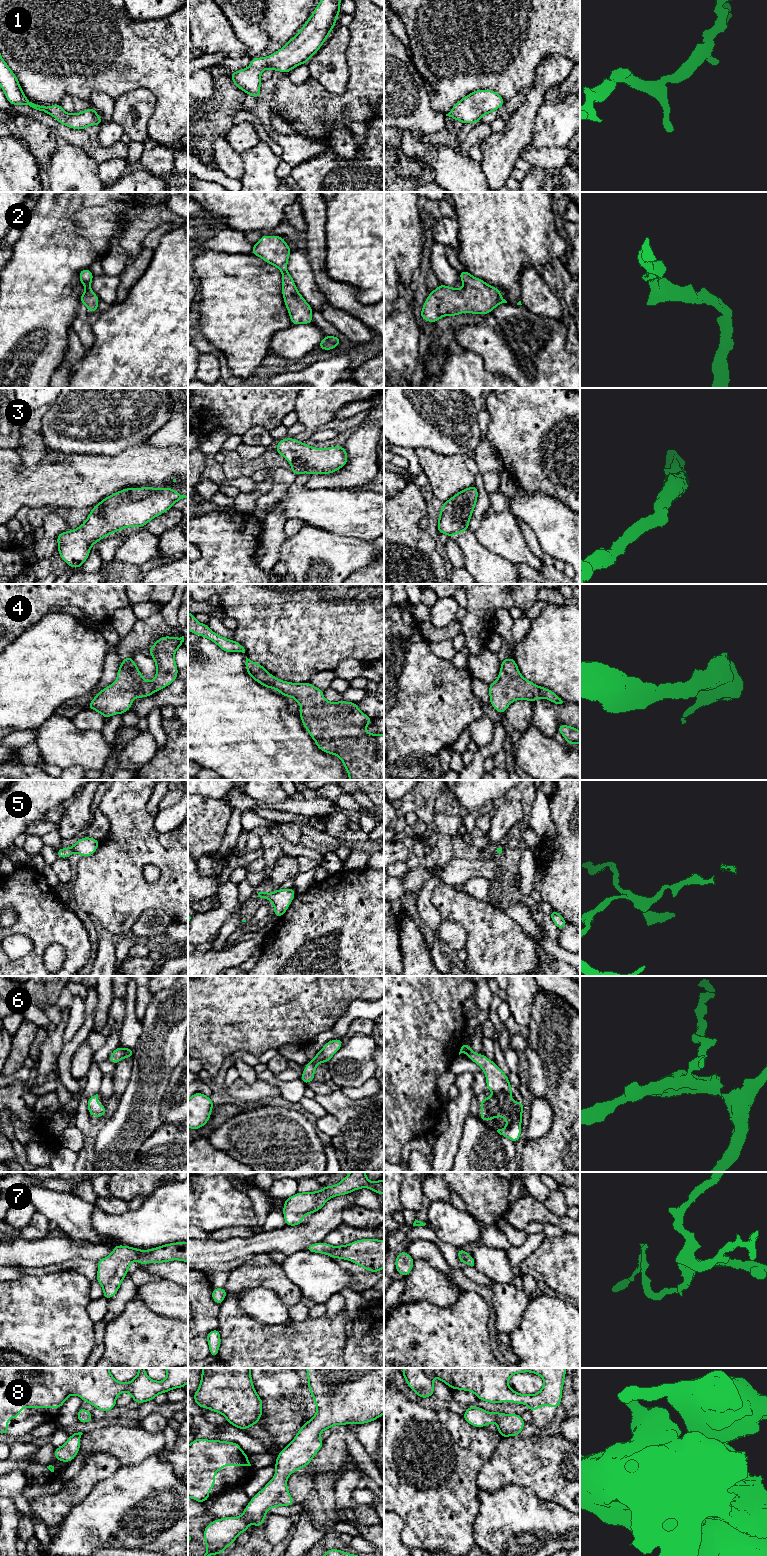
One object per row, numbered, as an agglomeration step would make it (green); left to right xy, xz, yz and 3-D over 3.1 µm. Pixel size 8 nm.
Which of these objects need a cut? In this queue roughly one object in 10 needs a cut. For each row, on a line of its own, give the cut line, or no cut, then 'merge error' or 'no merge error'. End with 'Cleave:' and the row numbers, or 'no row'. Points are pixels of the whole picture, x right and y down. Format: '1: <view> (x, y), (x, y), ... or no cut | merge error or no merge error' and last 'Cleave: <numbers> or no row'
1: no cut | no merge error
2: no cut | no merge error
3: no cut | no merge error
4: no cut | no merge error
5: no cut | no merge error
6: no cut | no merge error
7: no cut | no merge error
8: no cut | no merge error
Cleave: no row

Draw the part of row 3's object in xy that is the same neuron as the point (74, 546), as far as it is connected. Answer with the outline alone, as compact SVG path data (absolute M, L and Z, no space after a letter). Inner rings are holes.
M171 487L166 488L125 488L103 499L91 509L85 522L75 530L61 532L57 535L58 551L65 563L73 568L82 567L87 560L91 547L102 538L127 527L144 527L155 517L166 512L173 505L188 498Z

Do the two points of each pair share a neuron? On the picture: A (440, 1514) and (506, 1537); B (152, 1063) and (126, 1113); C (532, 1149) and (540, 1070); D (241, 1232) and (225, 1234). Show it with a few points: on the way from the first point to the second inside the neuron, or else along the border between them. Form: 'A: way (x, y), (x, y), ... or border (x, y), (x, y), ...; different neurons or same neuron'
A: border (479, 1503), (479, 1512), (474, 1522), (475, 1544); different neurons
B: way (150, 1075), (143, 1095), (138, 1101); same neuron
C: way (554, 1135), (560, 1129), (560, 1095), (557, 1092); same neuron
D: way (237, 1232), (229, 1232); same neuron

